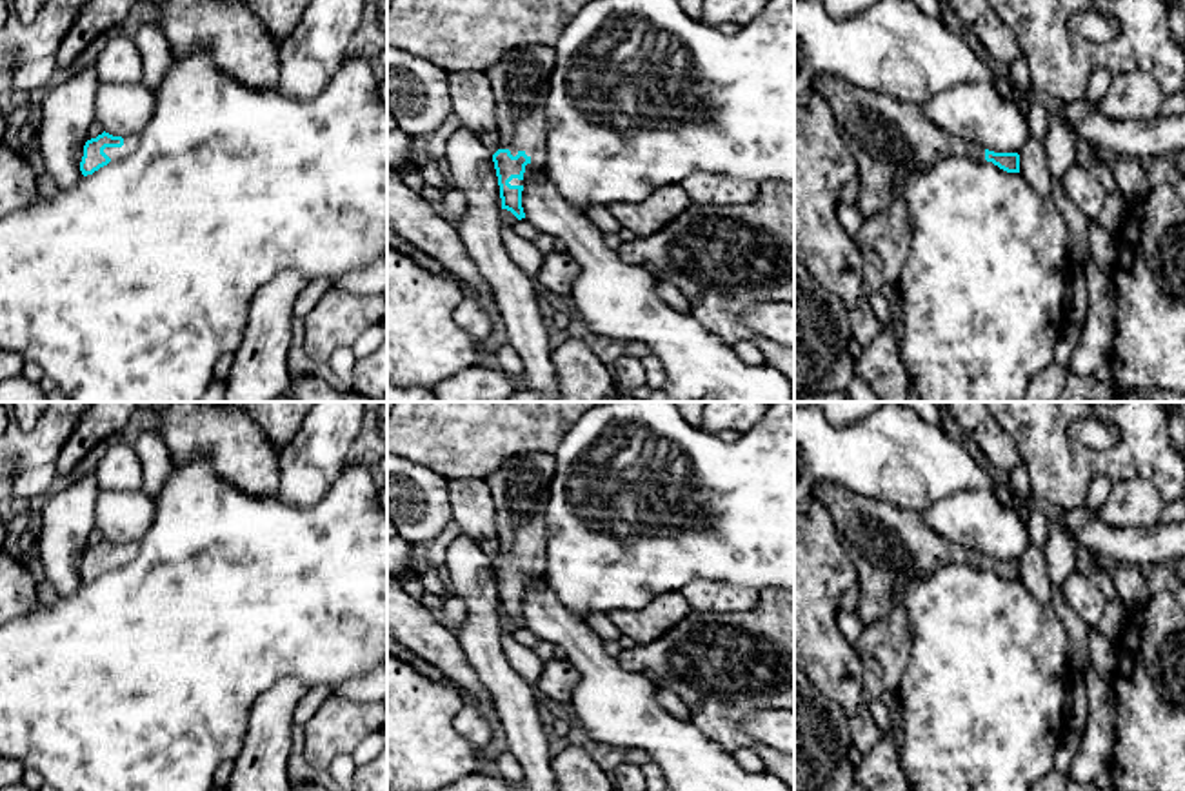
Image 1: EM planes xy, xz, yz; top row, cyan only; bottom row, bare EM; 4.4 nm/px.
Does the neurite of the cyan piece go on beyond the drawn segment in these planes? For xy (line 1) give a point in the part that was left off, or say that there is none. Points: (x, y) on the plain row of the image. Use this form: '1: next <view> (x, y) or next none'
1: next xy (129, 550)

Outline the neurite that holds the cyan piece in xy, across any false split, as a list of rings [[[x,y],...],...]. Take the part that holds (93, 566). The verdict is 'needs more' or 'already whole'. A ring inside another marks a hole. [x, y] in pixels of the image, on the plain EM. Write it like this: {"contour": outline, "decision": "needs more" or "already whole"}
{"contour": [[[104,538],[96,546],[85,549],[80,578],[84,584],[93,582],[109,569],[125,566],[136,553],[138,544],[122,546]]], "decision": "needs more"}

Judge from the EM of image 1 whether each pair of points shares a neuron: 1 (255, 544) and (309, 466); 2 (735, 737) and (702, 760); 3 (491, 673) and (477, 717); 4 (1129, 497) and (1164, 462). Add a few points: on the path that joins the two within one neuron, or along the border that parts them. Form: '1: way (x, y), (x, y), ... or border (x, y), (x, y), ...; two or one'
1: border (328, 490), (311, 506), (295, 506), (278, 495); two
2: border (689, 720), (731, 751); two
3: border (489, 713), (498, 731); two
4: border (1113, 480), (1144, 479), (1165, 500); two

